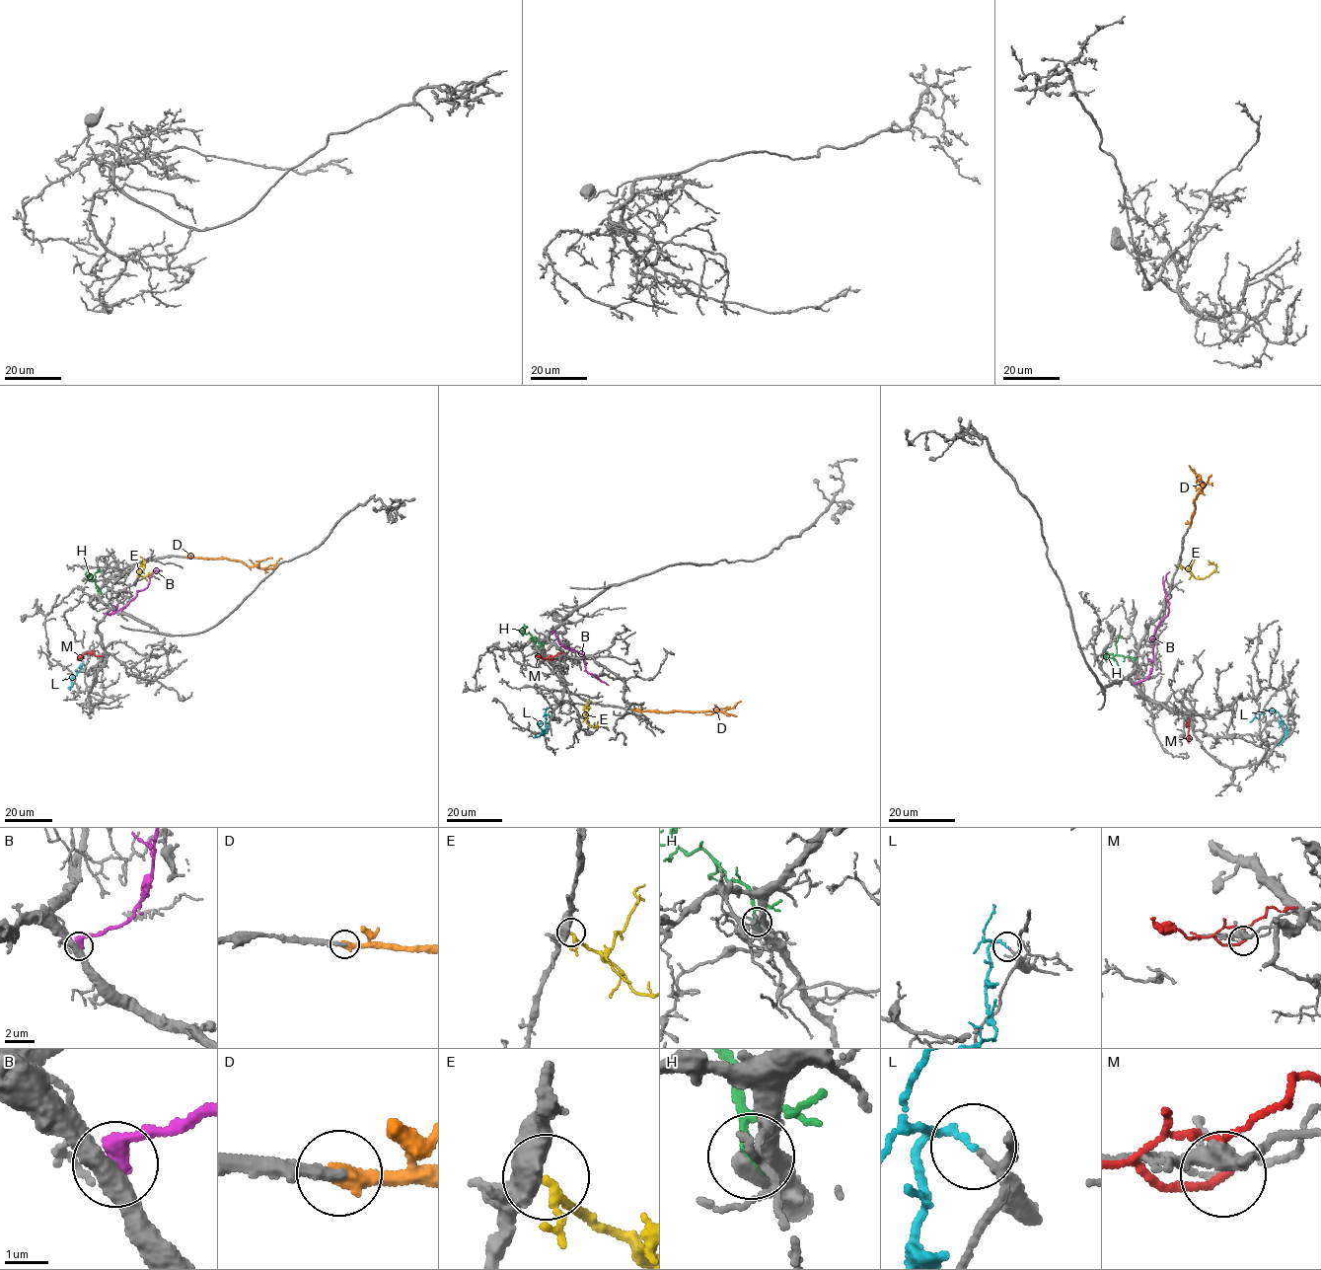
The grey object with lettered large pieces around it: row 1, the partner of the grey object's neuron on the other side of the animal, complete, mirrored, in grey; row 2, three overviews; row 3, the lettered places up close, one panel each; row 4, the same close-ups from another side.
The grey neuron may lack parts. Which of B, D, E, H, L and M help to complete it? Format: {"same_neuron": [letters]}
{"same_neuron": ["D", "E"]}

